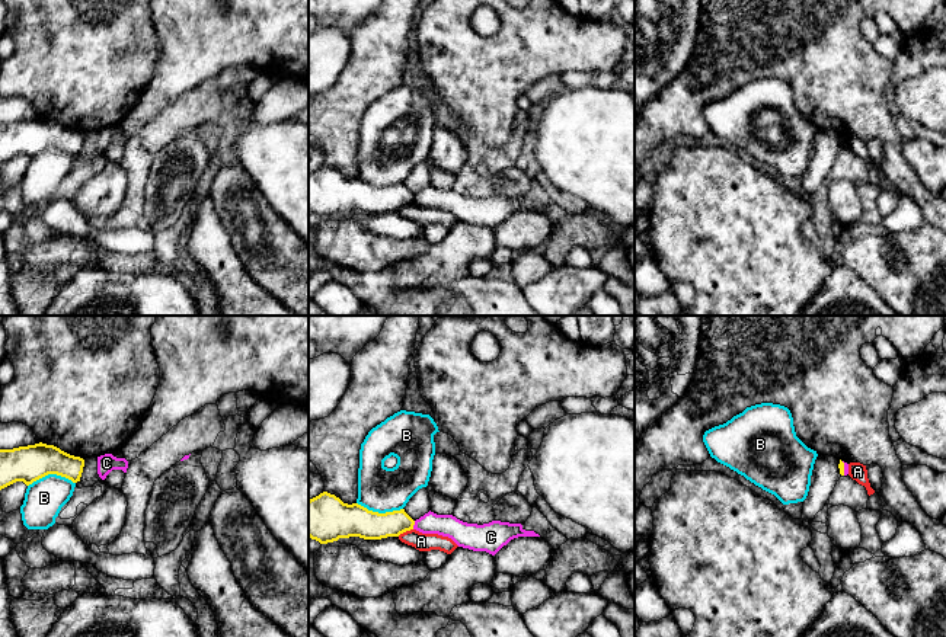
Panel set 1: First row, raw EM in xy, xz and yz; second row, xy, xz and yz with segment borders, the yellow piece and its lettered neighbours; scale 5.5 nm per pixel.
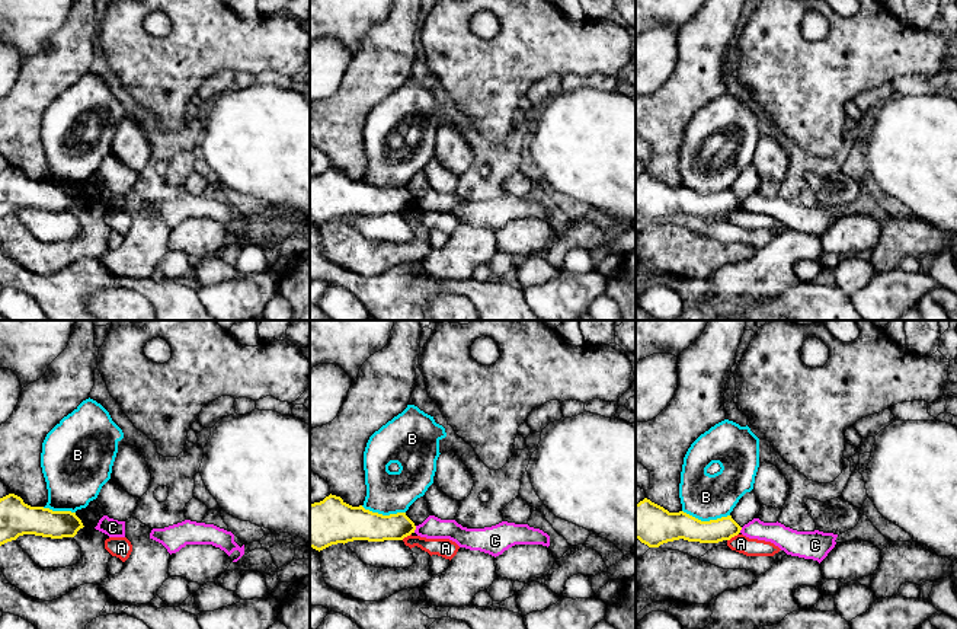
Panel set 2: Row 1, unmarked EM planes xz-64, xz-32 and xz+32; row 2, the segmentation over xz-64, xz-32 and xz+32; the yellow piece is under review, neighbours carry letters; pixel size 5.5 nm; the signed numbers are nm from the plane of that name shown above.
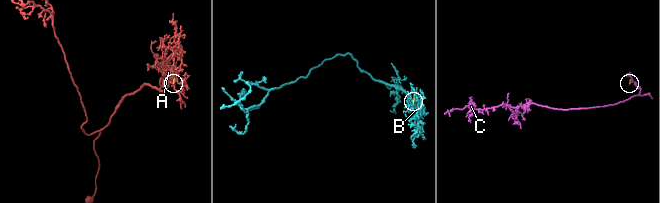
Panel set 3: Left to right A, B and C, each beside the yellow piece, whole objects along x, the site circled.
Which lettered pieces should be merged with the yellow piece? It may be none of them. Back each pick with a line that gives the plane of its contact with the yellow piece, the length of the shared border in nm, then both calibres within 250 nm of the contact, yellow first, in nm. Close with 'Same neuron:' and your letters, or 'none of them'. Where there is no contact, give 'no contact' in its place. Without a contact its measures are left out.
Same neuron: none of them

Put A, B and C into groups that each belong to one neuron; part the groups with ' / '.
A / B / C

